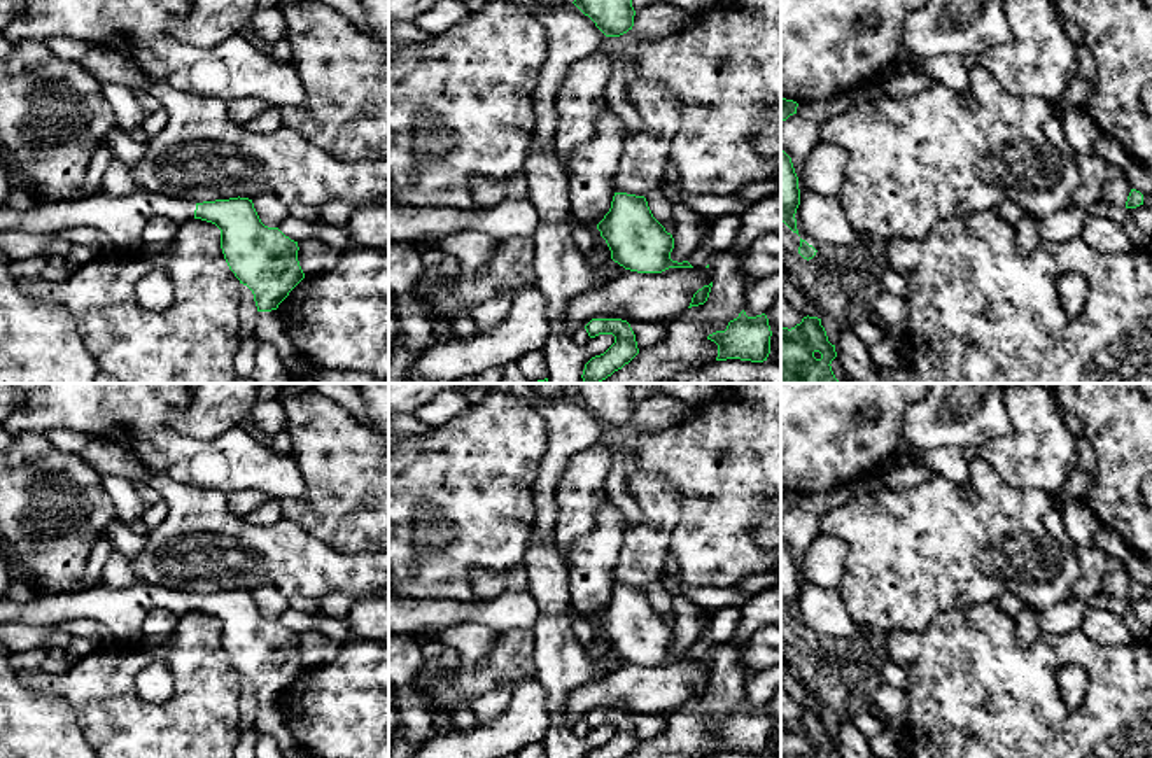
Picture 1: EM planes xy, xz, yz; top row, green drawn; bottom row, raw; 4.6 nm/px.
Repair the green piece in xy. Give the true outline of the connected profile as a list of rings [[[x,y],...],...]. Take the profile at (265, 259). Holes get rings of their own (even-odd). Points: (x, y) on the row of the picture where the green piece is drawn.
[[[142,189],[117,198],[107,191],[65,201],[42,201],[32,210],[0,208],[0,233],[60,233],[88,226],[103,231],[119,250],[137,250],[152,215],[165,215],[179,226],[201,219],[221,229],[221,249],[229,270],[247,285],[257,312],[277,310],[305,278],[298,261],[298,242],[278,228],[261,222],[252,200],[229,198],[203,203],[180,201]]]

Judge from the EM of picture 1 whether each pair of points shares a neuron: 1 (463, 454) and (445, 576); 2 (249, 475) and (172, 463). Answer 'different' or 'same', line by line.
1: same
2: same

